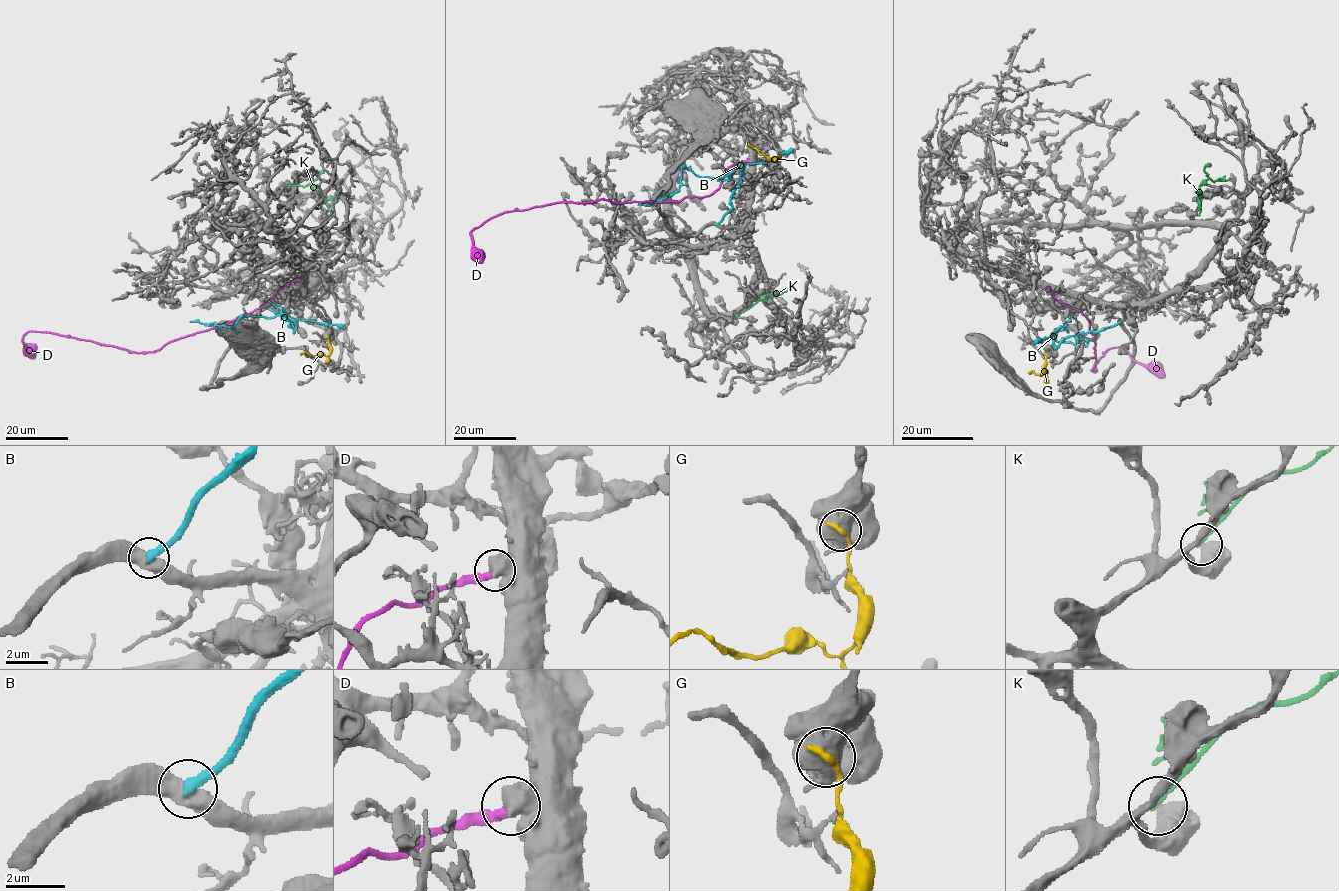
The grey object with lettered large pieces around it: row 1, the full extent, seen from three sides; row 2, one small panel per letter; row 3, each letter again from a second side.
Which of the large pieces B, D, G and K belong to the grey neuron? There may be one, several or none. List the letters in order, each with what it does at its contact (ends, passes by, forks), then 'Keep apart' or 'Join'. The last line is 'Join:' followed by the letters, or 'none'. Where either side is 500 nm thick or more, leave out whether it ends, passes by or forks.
B: Keep apart
D: Keep apart
G: Keep apart
K: Keep apart
Join: none

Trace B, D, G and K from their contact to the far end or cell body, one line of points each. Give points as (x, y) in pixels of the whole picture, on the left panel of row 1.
B: (268, 308), (293, 322), (295, 329), (295, 322), (283, 314), (269, 318), (241, 317), (232, 328), (189, 322)
D: (300, 280), (253, 311), (153, 351), (129, 352), (28, 331), (23, 343), (34, 358)
G: (327, 337), (329, 353), (326, 356), (300, 353)
K: (286, 185), (310, 184), (318, 189), (328, 207), (328, 216)

